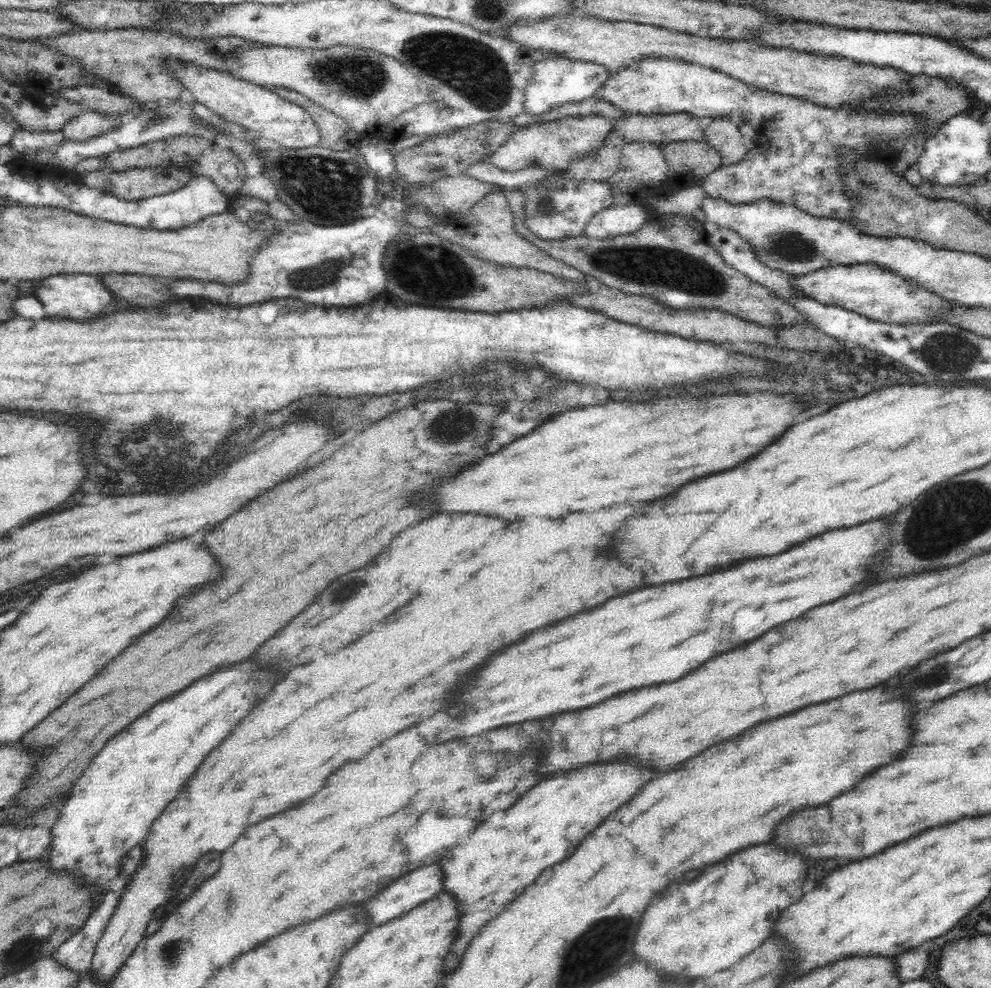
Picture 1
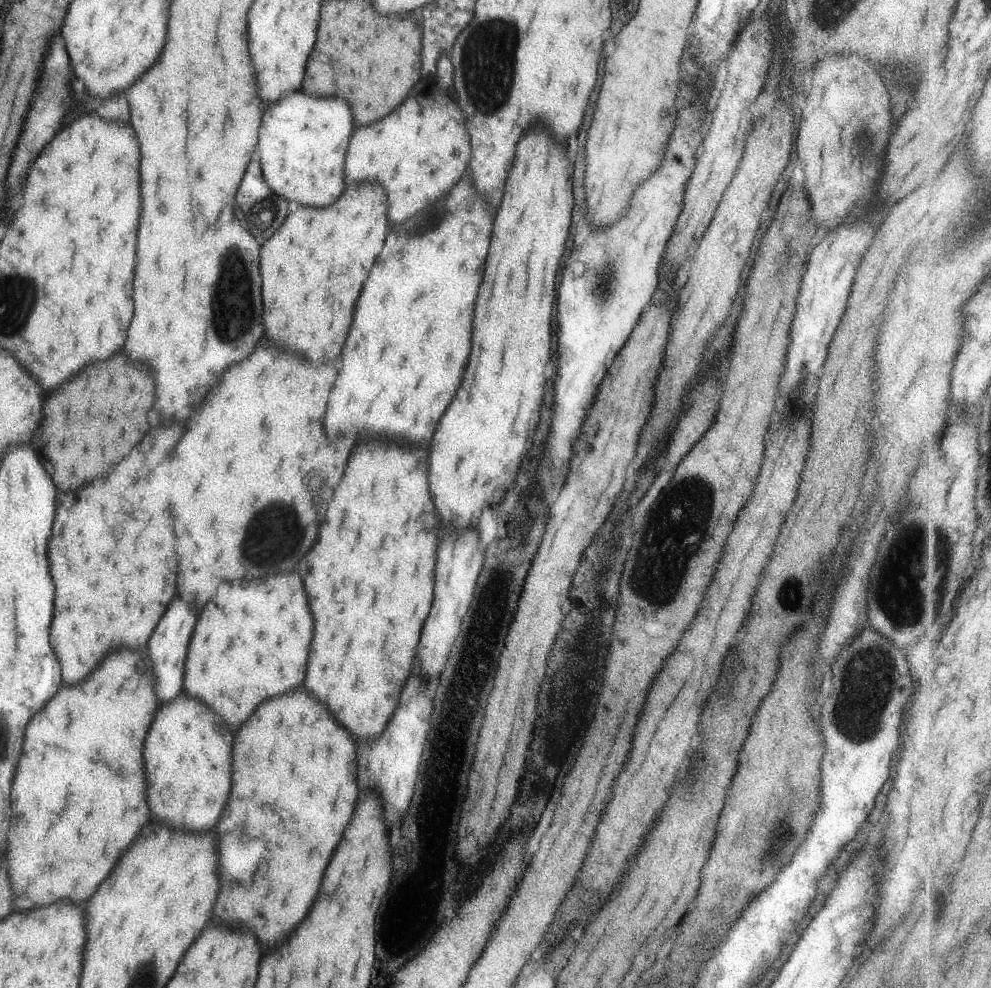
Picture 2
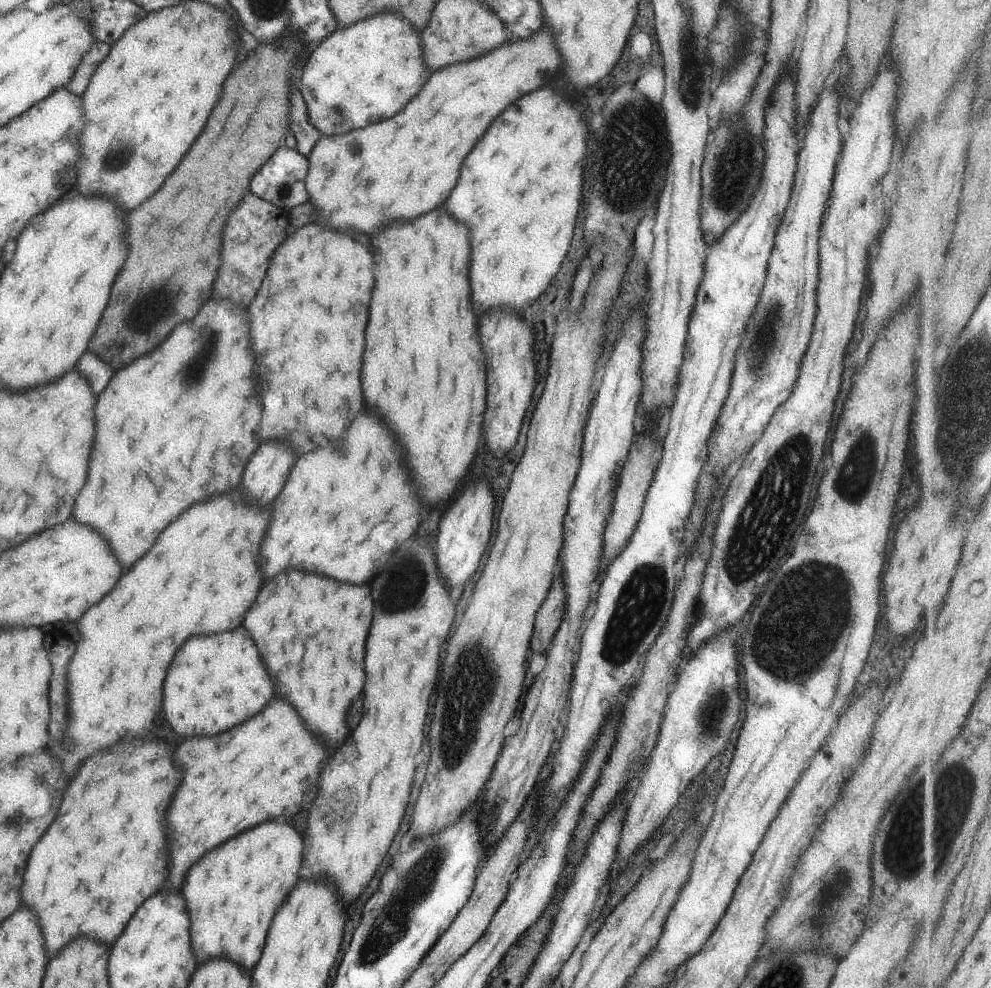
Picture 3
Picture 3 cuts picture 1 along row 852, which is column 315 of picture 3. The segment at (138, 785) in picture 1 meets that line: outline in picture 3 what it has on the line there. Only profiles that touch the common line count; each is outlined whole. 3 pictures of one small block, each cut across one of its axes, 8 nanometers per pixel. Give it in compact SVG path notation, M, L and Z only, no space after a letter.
M383 12L359 20L349 28L337 28L326 36L309 54L299 76L299 92L305 100L308 121L323 136L345 134L351 128L367 126L375 120L385 120L399 112L419 92L423 80L431 74L422 59L419 36L399 14Z

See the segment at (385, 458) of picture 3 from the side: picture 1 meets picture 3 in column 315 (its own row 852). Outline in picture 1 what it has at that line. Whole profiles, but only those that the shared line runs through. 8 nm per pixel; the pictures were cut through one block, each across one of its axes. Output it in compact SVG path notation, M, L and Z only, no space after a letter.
M616 762L608 766L590 766L582 770L574 770L568 774L560 774L556 780L540 782L532 790L528 790L514 806L506 808L504 812L494 812L488 816L474 832L468 836L466 846L452 848L444 860L438 862L438 868L442 872L441 888L448 892L456 902L460 922L456 932L456 938L452 940L448 956L446 957L446 970L452 970L456 962L460 962L466 946L472 942L472 938L478 936L492 918L500 915L504 908L514 901L514 896L522 893L526 886L530 886L538 874L546 868L550 868L558 862L563 862L574 854L578 844L590 834L612 810L616 810L620 804L628 802L640 786L644 786L652 774L648 770L640 770L638 766L630 762Z

